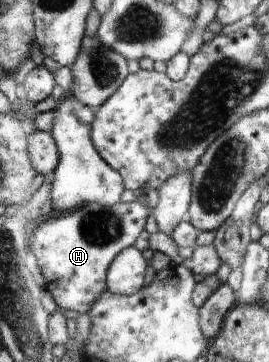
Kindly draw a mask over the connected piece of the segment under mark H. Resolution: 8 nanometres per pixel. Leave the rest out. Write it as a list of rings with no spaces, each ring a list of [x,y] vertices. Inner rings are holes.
[[[139,198],[135,202],[120,201],[111,206],[87,204],[85,208],[47,220],[35,230],[31,250],[47,280],[47,290],[63,310],[77,314],[89,312],[108,290],[107,276],[113,260],[124,248],[134,246],[151,209]]]

